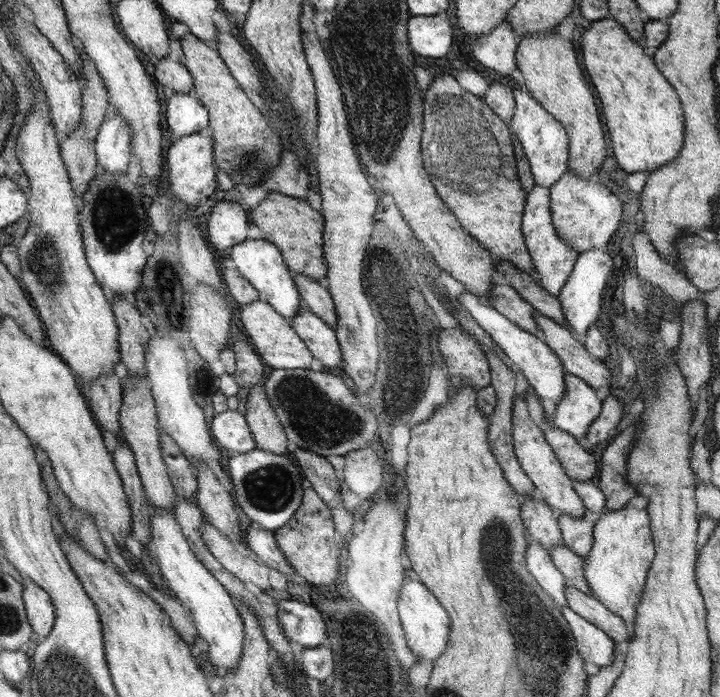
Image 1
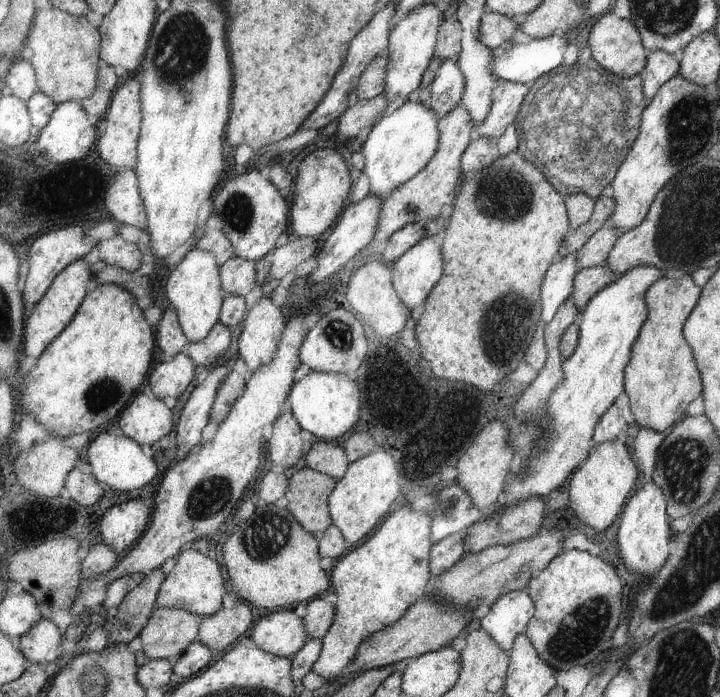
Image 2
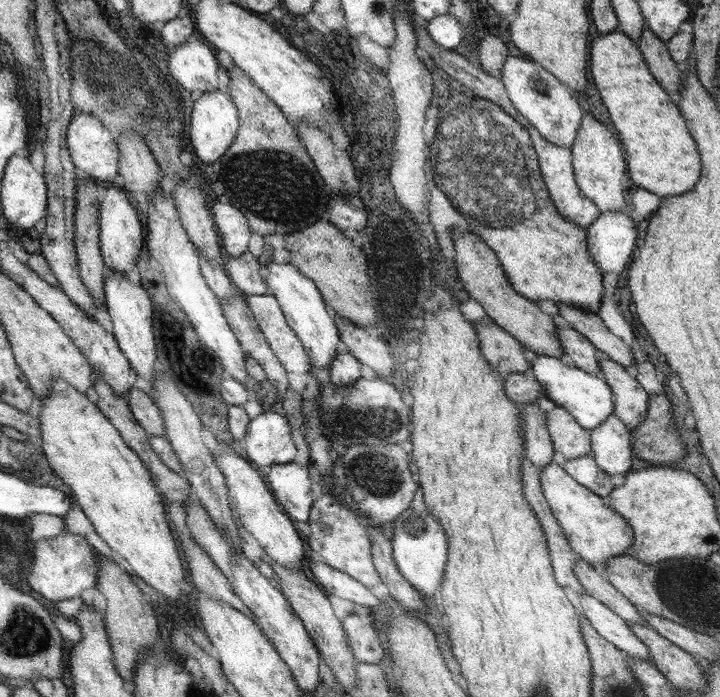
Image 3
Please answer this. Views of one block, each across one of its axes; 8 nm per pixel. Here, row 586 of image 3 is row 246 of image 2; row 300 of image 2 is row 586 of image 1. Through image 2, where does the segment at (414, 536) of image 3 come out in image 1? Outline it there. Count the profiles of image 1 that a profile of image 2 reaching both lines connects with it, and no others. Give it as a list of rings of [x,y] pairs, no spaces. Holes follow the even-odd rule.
[[[409,578],[400,588],[398,610],[407,642],[418,659],[432,663],[440,659],[448,646],[451,621],[446,608],[439,602],[439,599],[428,591],[422,581],[414,581]]]

